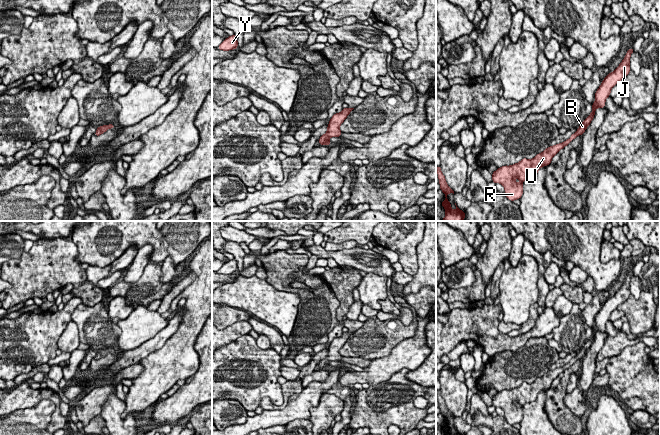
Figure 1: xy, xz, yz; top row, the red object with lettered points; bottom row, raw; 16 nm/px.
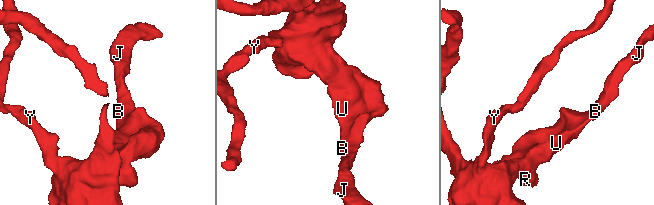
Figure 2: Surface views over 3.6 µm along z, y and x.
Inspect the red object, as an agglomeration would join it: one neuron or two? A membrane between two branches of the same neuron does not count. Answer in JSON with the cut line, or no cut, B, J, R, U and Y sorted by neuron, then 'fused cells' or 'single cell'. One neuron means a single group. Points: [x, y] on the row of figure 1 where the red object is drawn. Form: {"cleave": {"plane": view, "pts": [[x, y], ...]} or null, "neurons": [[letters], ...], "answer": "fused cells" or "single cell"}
{"cleave": null, "neurons": [["B", "J", "R", "U", "Y"]], "answer": "single cell"}

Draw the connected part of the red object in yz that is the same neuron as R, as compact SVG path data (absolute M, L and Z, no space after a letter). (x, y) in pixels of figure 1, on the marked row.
M633 47L630 48L620 65L612 72L605 76L598 90L595 92L595 102L592 104L591 114L585 118L583 123L577 129L577 132L572 134L569 139L563 143L549 146L542 153L537 154L533 159L528 160L523 158L520 162L511 166L502 166L492 173L493 182L500 183L504 186L505 195L510 201L520 199L523 194L523 182L526 179L535 177L538 170L551 163L551 160L560 149L564 149L574 138L582 135L586 128L590 125L595 115L595 110L598 107L605 108L606 98L610 96L611 89L617 83L624 79L630 72L630 56L634 52Z

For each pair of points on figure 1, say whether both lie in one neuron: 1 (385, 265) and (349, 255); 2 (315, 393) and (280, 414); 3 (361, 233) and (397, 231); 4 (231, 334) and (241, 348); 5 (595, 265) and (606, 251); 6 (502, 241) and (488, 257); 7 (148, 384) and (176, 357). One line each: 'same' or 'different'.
1: same
2: same
3: different
4: different
5: different
6: same
7: same

